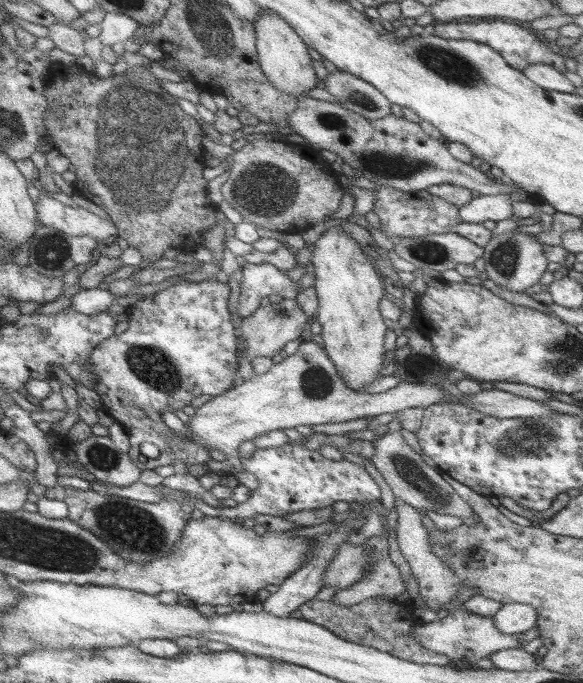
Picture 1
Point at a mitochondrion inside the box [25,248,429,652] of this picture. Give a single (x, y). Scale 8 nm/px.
(130, 528)

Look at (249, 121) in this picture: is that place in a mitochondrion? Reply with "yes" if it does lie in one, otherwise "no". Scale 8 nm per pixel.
no

